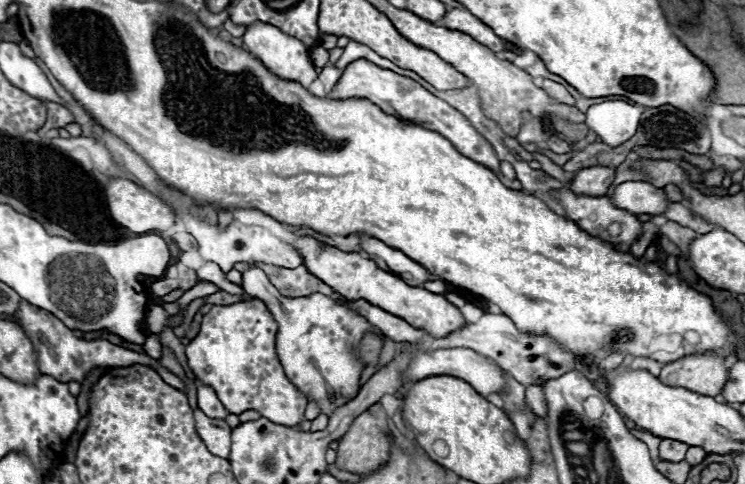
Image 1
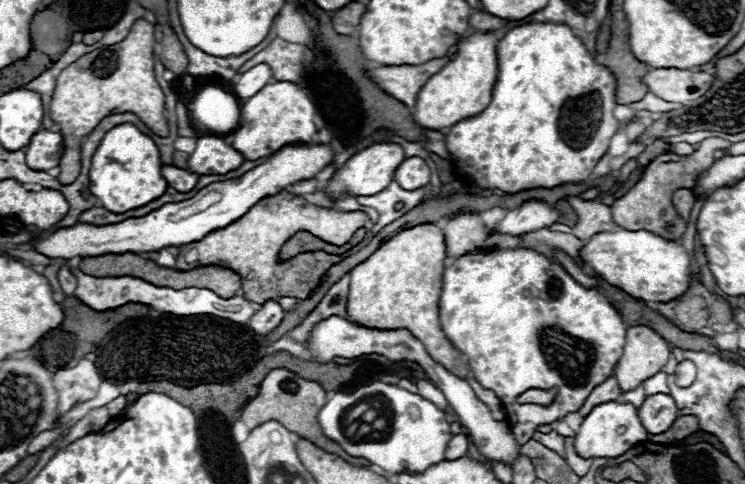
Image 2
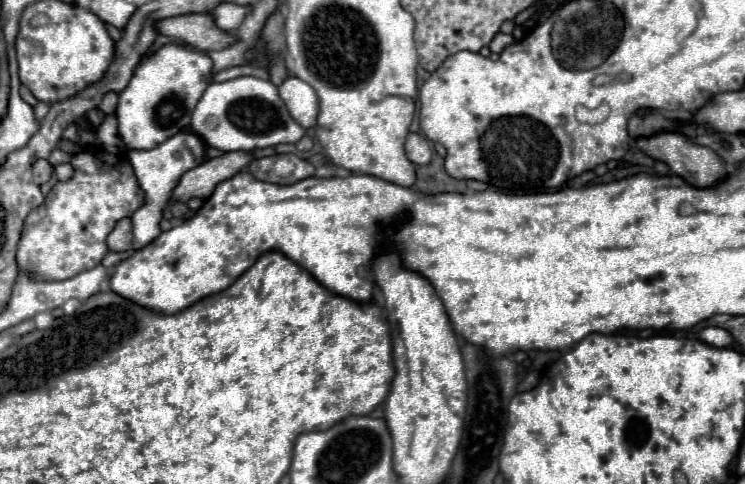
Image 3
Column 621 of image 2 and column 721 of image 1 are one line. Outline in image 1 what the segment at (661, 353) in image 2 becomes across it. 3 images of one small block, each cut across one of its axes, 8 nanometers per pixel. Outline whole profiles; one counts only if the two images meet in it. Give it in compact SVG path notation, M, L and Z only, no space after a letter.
M694 354L666 364L658 378L666 386L716 396L726 384L728 366L726 358L718 358L716 354Z

